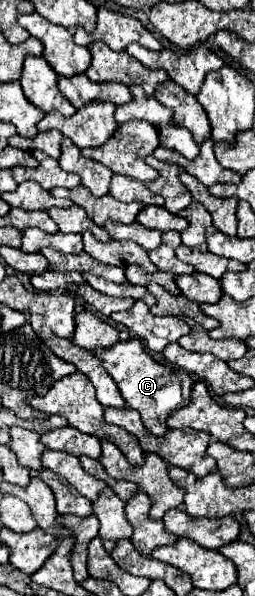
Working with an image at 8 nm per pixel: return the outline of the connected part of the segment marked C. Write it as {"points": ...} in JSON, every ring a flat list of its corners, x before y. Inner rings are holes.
{"points":[[138,338,128,342,118,342,112,348,96,348,94,354,100,358,104,370,114,378,122,398,126,400,126,406,140,412,144,426,154,436,164,436,168,432,166,418,170,416,172,410,184,406,180,370,174,366,164,366,156,362,150,354,146,354,146,348]]}

